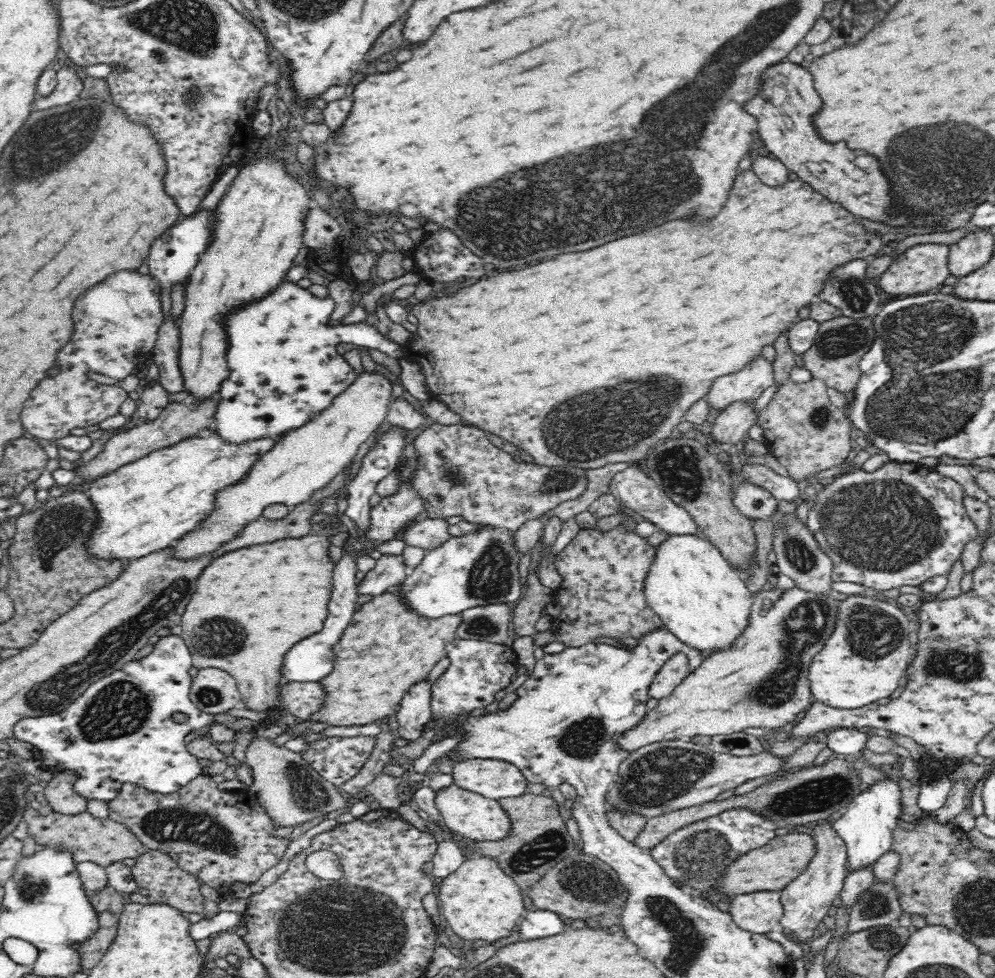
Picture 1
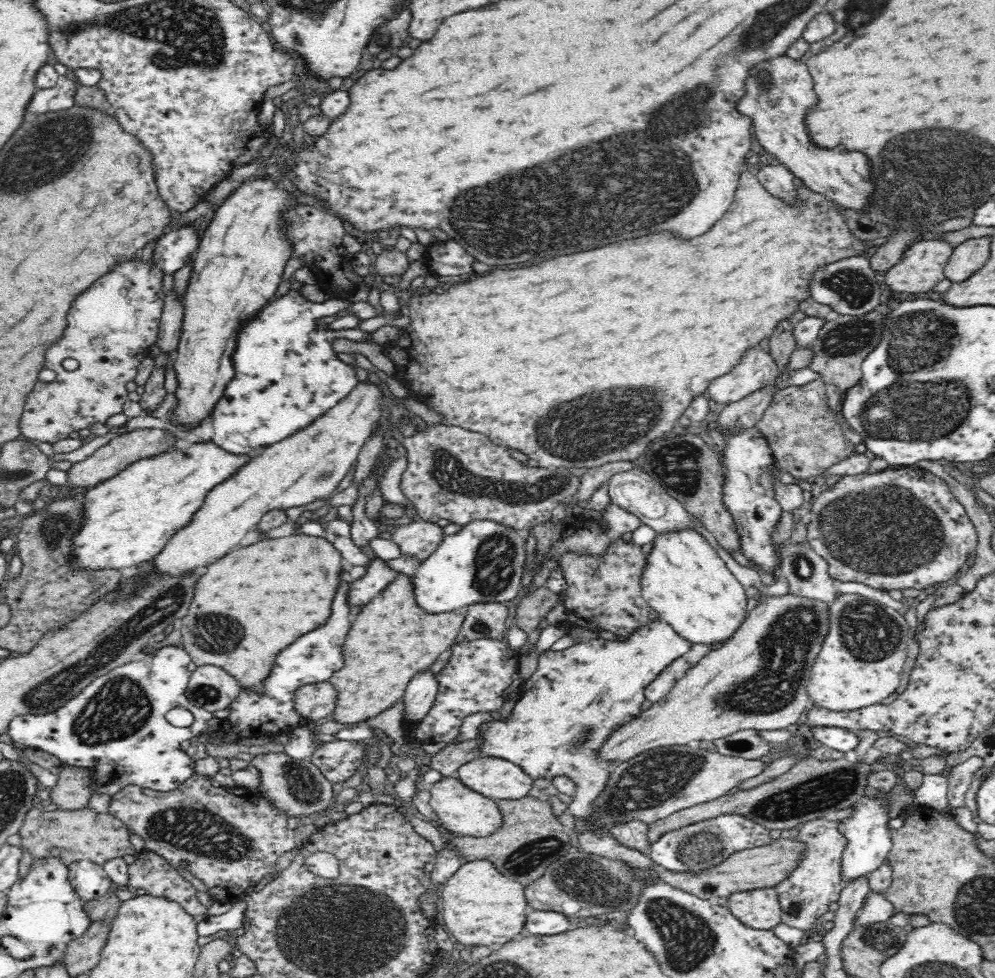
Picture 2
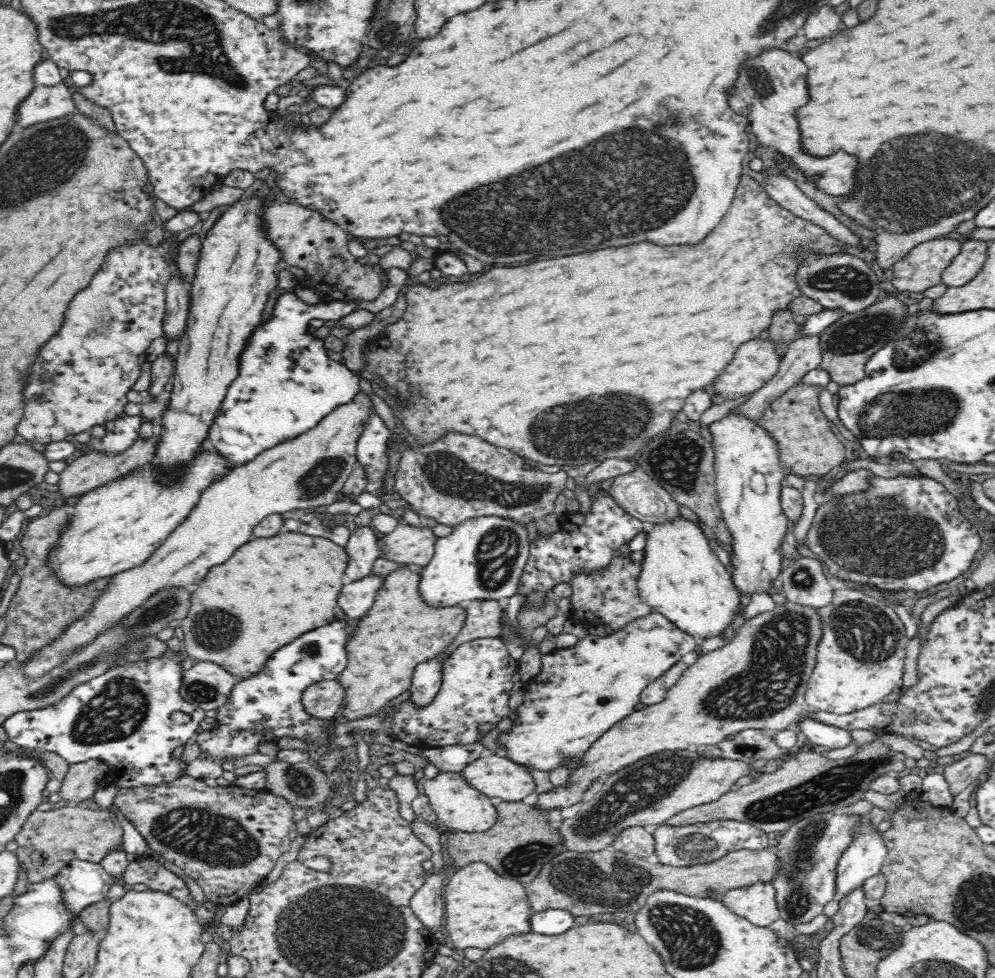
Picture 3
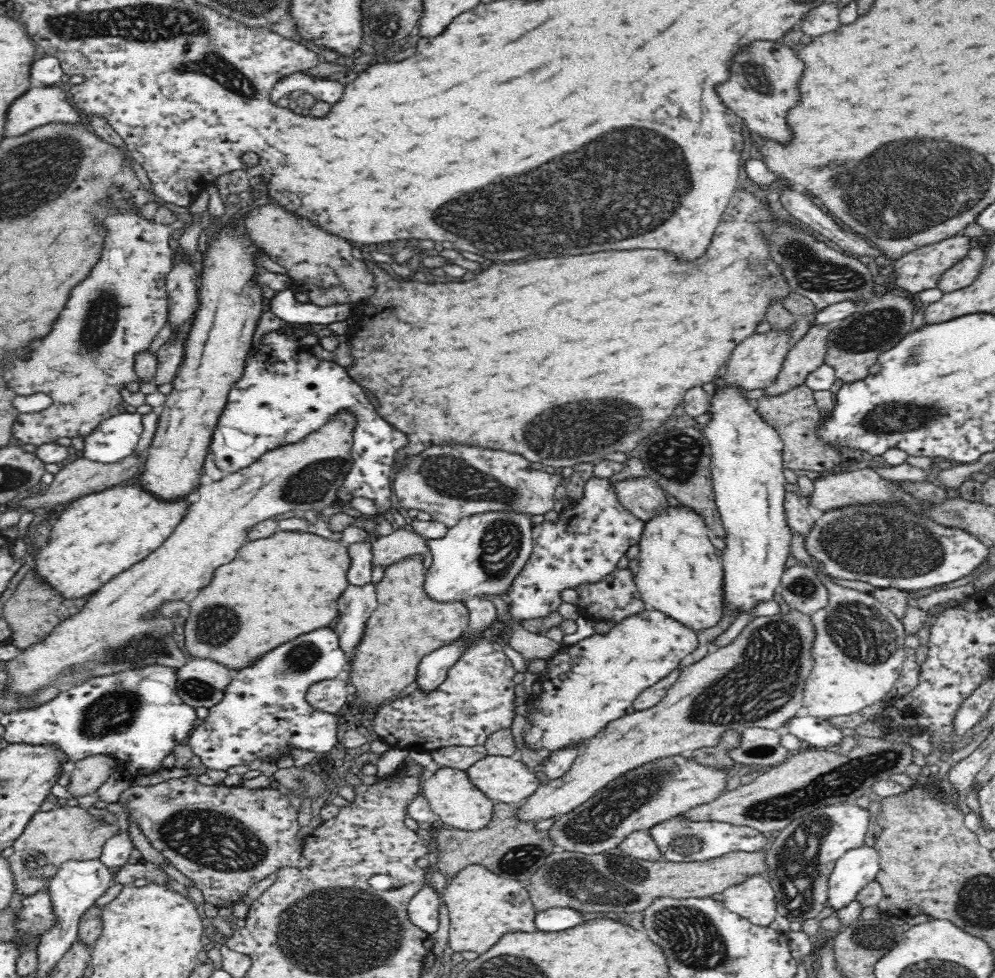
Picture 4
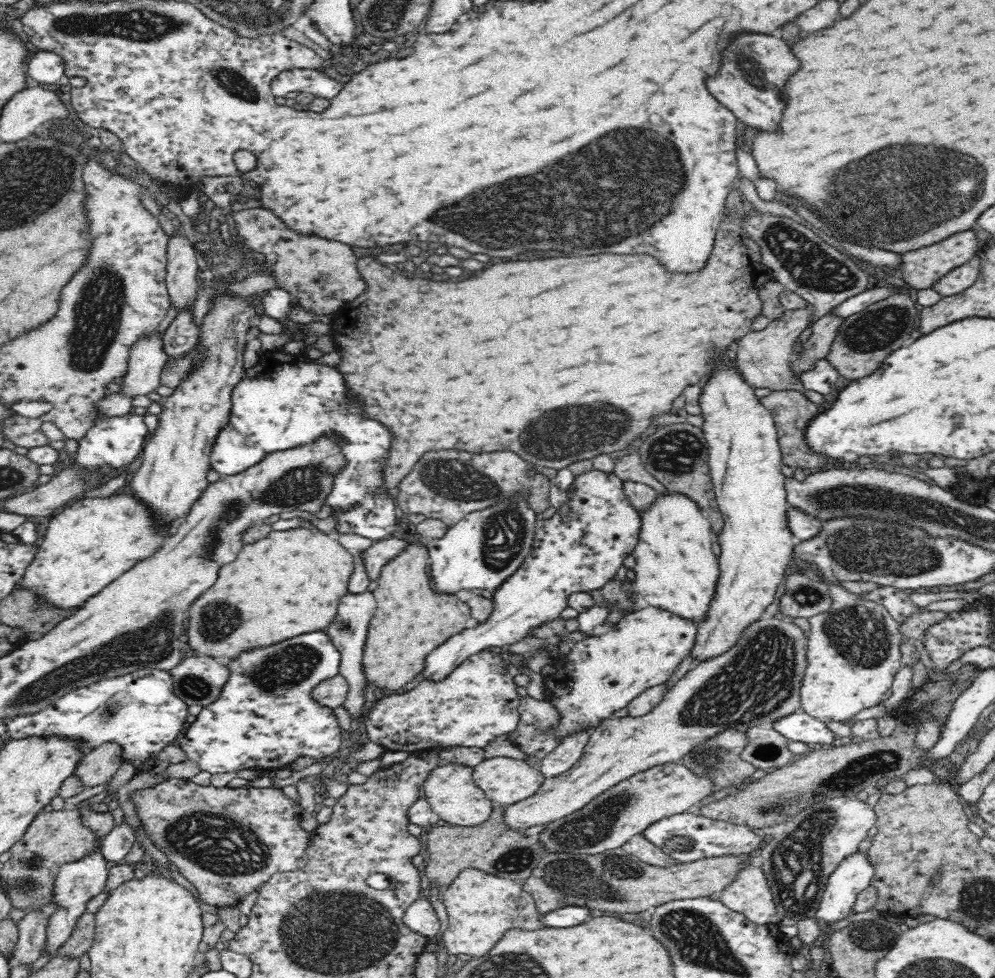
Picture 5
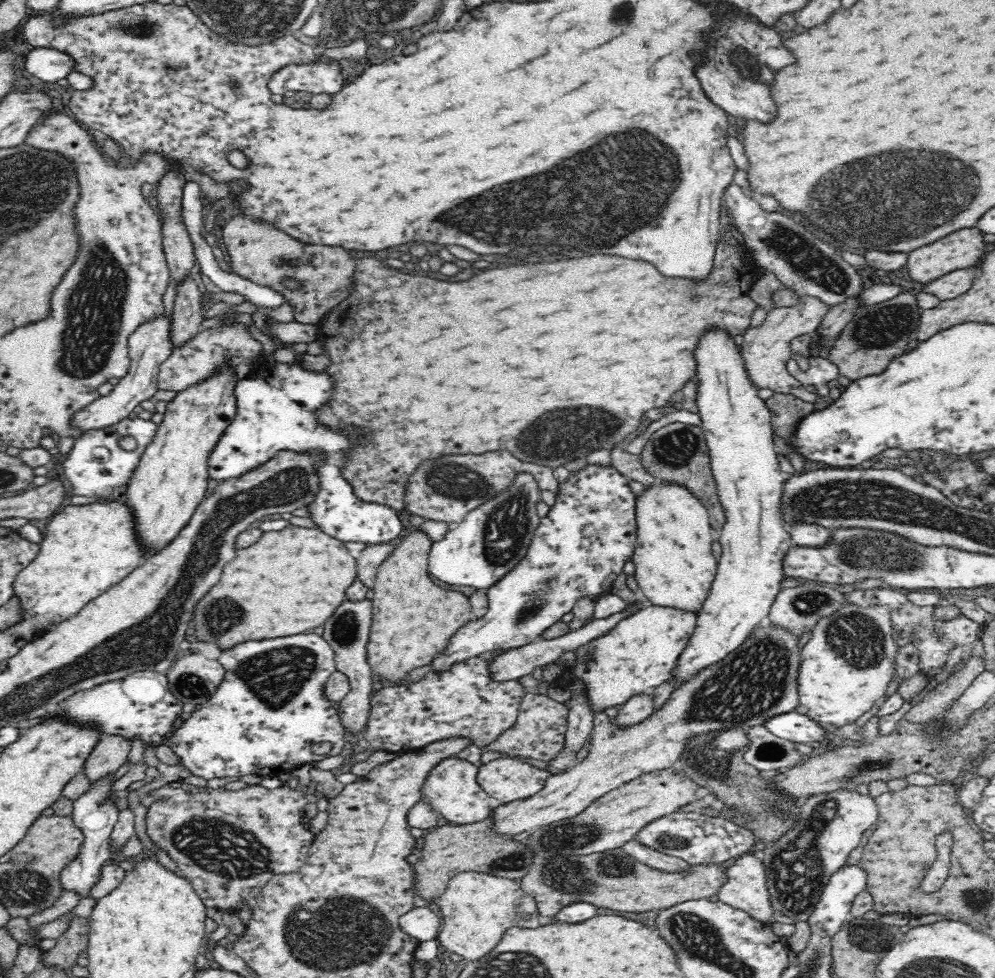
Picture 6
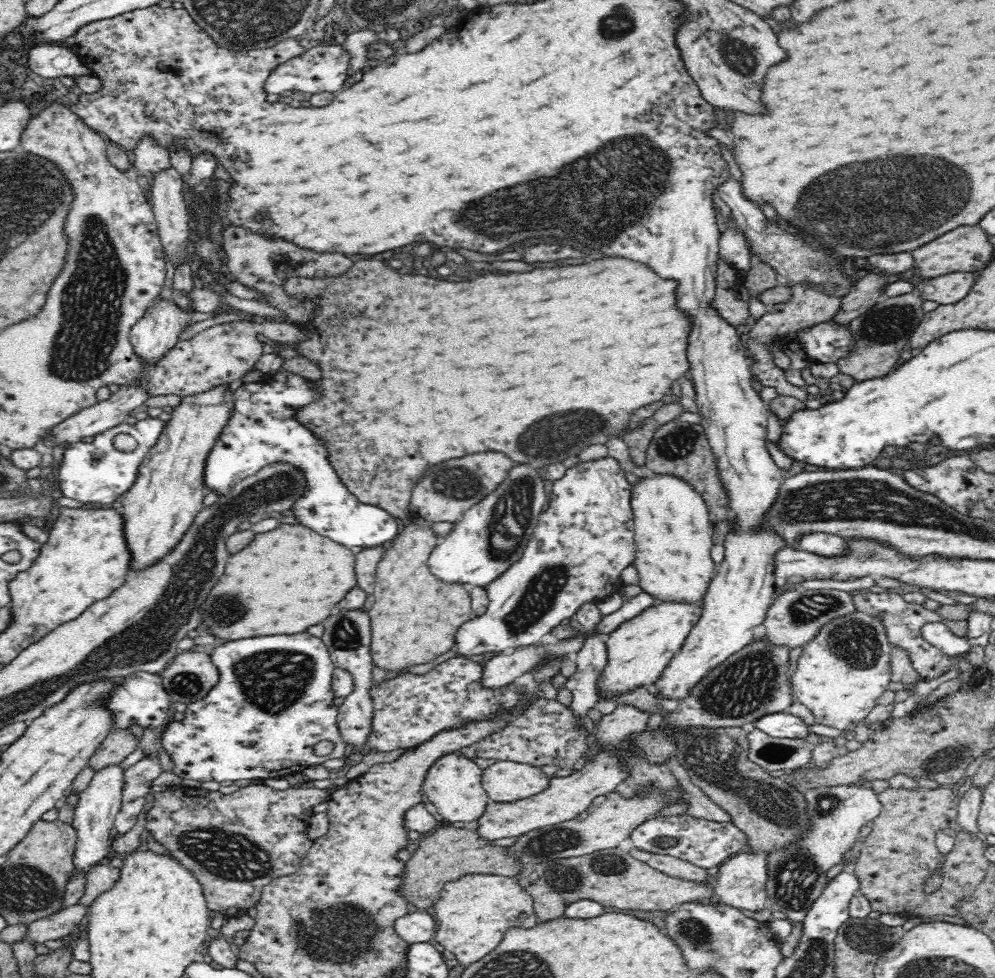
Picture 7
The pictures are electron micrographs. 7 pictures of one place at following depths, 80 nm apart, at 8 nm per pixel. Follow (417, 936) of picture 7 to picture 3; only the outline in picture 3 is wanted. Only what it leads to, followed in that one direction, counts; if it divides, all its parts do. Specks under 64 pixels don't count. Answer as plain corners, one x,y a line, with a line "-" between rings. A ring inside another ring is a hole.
446,865
445,872
440,876
429,874
422,888
417,890
410,900
410,909
416,915
416,919
433,933
442,930
442,917
445,916
442,889
452,871
453,869

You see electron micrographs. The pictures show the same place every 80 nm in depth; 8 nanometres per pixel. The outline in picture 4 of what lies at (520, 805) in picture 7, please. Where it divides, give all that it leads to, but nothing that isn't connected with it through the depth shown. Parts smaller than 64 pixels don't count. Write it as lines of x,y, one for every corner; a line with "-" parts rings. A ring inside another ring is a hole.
794,610
788,614
754,617
731,644
712,649
700,662
684,669
656,706
612,720
596,737
585,741
570,770
560,778
542,783
524,804
516,808
516,819
524,823
536,823
569,813
627,772
661,758
687,755
698,748
714,747
719,744
725,731
742,734
752,727
776,731
784,722
796,717
796,712
804,706
804,686
814,666
814,630
811,616

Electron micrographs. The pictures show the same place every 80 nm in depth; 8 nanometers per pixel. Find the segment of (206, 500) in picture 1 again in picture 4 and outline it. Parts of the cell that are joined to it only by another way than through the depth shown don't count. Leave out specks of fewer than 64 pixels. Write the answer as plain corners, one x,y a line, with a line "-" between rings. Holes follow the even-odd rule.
114,486
111,489
103,490
102,492
90,493
89,495
80,497
72,501
66,509
64,509
59,515
56,516
56,522
50,526
50,534
48,534
48,540
46,544
40,548
35,555
35,563
32,568
32,573
38,581
42,583
46,582
52,589
60,593
61,598
65,600
80,600
84,596
92,596
103,584
106,584
109,580
112,580
117,574
128,570
133,567
134,564
144,560
151,552
154,552
157,548
160,548
164,541
174,532
176,525
184,518
186,509
192,503
192,500
188,498
188,501
176,501
170,503
168,501
162,501
158,497
144,491
142,487
138,486

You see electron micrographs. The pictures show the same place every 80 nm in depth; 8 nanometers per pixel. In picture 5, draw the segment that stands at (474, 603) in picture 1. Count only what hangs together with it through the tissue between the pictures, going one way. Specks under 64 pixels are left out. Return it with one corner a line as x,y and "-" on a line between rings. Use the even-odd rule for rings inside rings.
522,488
516,490
514,494
508,496
506,500
492,504
488,508
470,512
454,526
447,528
446,534
439,539
426,541
430,557
430,572
432,573
433,588
436,592
456,595
460,590
472,590
472,588
482,588
482,590
496,590
508,576
512,576
522,560
524,560
533,548
536,534
537,512
528,504
532,491

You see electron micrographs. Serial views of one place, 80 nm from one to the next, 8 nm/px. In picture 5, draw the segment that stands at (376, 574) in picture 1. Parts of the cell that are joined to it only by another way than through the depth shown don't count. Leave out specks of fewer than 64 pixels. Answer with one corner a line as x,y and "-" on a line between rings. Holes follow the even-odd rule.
368,591
358,595
346,594
346,596
340,600
336,620
326,628
326,634
328,634
332,644
338,649
341,656
339,674
344,677
349,684
349,691
342,706
347,710
348,717
353,720
354,727
361,726
361,723
358,721
366,714
368,709
365,695
368,690
368,688
366,688
368,679
366,679
366,675
364,675
362,660
364,660
363,648
366,644
370,620
374,617
376,608
377,602
375,601
375,597

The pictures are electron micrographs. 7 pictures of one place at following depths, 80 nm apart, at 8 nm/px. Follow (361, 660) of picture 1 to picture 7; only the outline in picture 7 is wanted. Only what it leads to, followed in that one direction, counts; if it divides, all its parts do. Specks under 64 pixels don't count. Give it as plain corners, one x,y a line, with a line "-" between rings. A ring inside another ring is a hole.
414,518
407,522
398,536
394,536
394,540
384,546
384,554
375,569
374,606
368,613
371,620
371,655
374,664
387,670
390,675
398,674
410,666
426,664
440,654
454,650
458,630
474,618
469,587
464,588
460,583
442,584
442,580
438,580
429,569
427,560
438,540
432,523

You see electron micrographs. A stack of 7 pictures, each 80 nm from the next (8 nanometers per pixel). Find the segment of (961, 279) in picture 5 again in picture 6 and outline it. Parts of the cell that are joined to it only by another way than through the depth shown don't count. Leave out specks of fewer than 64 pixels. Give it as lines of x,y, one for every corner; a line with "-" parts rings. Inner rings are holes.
974,266
949,272
928,284
920,283
918,288
921,292
933,294
940,301
955,299
972,288
974,279
979,273
979,267

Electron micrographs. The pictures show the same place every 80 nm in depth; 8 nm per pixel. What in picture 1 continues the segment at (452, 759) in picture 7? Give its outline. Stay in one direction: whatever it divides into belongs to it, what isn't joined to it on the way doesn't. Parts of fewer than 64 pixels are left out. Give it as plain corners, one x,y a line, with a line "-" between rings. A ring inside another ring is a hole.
453,782
444,786
444,788
434,790
434,793
436,793
434,805
436,805
441,816
438,825
441,830
451,832
456,837
472,838
476,842
478,840
494,840
497,842
509,835
512,827
510,817
497,800
456,787

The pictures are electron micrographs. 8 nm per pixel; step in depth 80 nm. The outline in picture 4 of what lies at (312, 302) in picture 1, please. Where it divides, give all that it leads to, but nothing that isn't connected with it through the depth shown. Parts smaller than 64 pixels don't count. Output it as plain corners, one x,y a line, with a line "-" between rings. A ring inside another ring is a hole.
289,288
274,292
269,300
270,311
286,324
295,327
306,323
328,324
350,318
352,303
320,307
312,303
298,302
-
290,329
265,335
259,350
247,360
242,378
228,395
226,408
212,436
210,448
214,462
224,472
236,472
254,464
268,451
300,442
338,413
348,411
356,419
350,448
354,462
334,501
347,504
358,496
371,500
377,512
368,518
364,518
367,514
350,516
348,526
356,526
376,538
379,519
391,519
390,470
396,450
408,442
406,434
394,430
376,414
362,388
344,367
314,357
310,349
300,346
298,339
288,337
287,332

